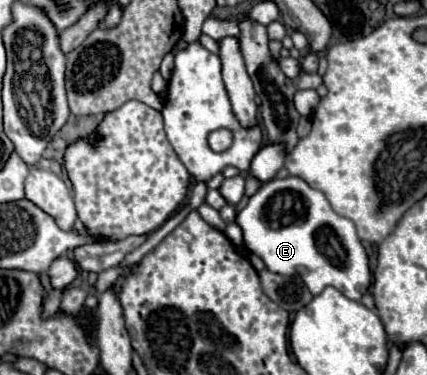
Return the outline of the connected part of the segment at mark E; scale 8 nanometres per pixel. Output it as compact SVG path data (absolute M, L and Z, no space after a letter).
M286 177L286 179L272 179L264 187L258 189L256 195L248 199L248 205L238 211L236 223L242 227L246 247L264 259L266 269L278 275L298 275L312 295L320 295L324 287L334 287L344 293L348 299L358 301L370 287L372 273L368 265L368 255L362 241L356 235L356 227L350 219L338 215L326 195L314 187L310 187L300 177Z

